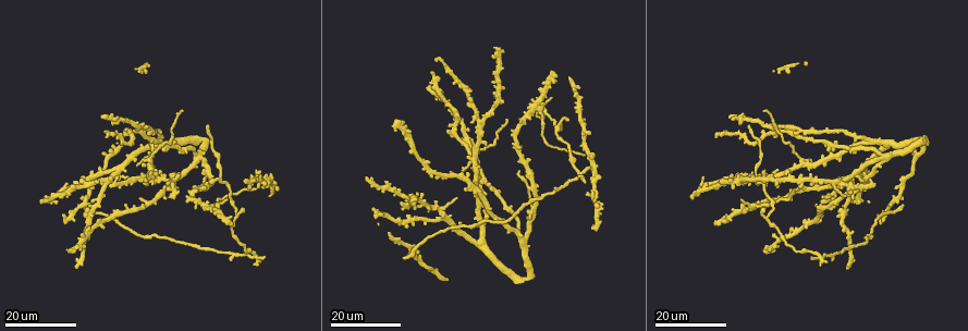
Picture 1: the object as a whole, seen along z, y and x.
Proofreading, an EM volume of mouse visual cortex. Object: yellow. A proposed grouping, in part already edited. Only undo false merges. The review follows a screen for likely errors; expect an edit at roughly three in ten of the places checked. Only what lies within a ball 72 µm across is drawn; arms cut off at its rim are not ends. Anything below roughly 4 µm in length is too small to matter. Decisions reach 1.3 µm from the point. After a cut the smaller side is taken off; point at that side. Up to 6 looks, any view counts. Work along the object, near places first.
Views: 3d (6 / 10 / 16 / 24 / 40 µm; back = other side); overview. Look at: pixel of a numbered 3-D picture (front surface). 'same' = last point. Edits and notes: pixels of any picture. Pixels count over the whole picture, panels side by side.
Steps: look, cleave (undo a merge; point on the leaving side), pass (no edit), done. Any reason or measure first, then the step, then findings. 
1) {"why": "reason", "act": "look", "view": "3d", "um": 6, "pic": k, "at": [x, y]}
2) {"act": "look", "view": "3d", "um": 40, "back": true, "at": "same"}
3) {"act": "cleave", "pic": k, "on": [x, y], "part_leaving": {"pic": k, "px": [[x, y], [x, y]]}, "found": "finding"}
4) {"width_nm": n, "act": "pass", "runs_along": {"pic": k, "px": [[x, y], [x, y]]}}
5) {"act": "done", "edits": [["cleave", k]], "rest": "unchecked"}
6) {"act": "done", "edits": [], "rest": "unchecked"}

{"act": "look", "view": "3d", "um": 16, "pic": 1, "at": [832, 184]}

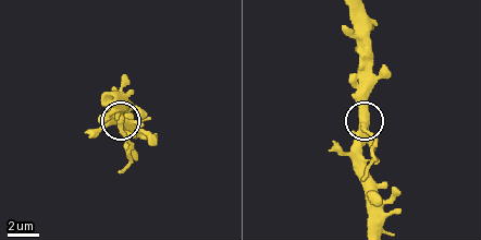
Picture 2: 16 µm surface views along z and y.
{"act": "look", "view": "3d", "um": 6, "pic": 2, "at": [119, 124]}

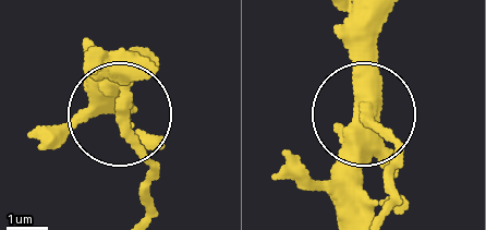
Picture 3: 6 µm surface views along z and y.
{"act": "pass", "found": "continuous, no second cell"}

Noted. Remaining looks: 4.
{"why": "three-way junction", "act": "look", "view": "3d", "um": 24, "pic": 1, "at": [527, 190]}

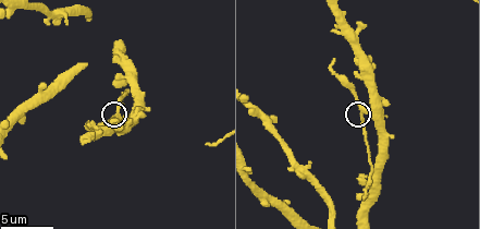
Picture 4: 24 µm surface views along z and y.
{"why": "zoom in", "act": "look", "view": "3d", "um": 6, "pic": 4, "at": [118, 113]}

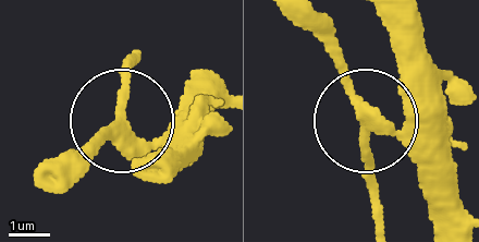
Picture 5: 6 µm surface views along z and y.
{"arms": 3, "act": "cleave", "pic": 5, "on": [118, 96], "part_leaving": {"pic": 5, "px": [[385, 131], [364, 145], [375, 225]]}, "found": "a second cell is stuck on"}

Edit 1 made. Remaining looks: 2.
{"act": "done", "edits": [["cleave", 5]], "rest": "unchecked"}

